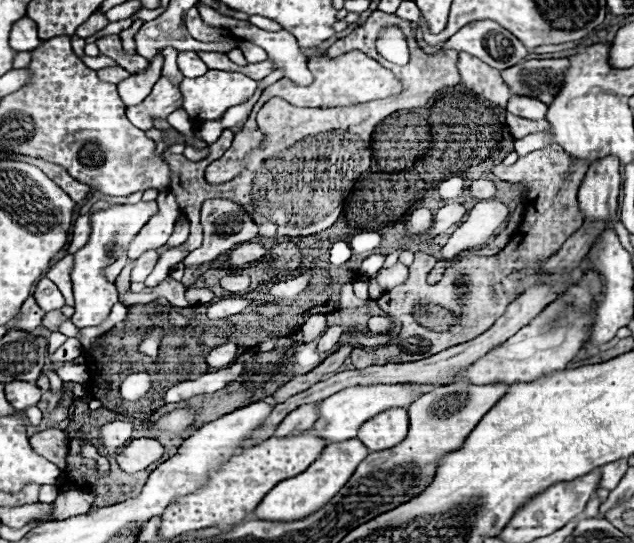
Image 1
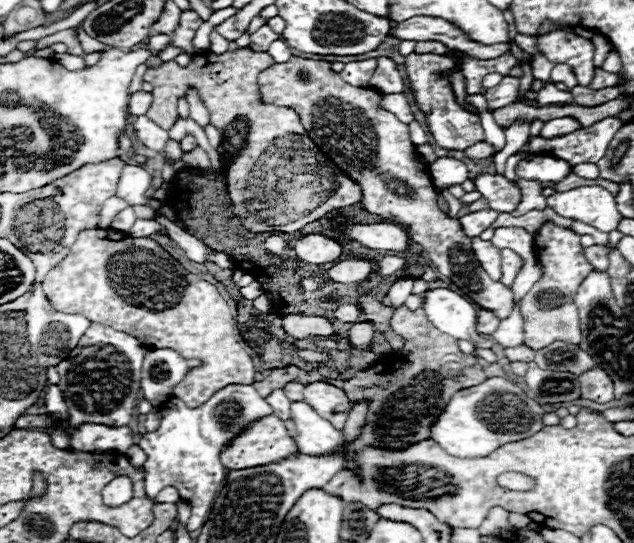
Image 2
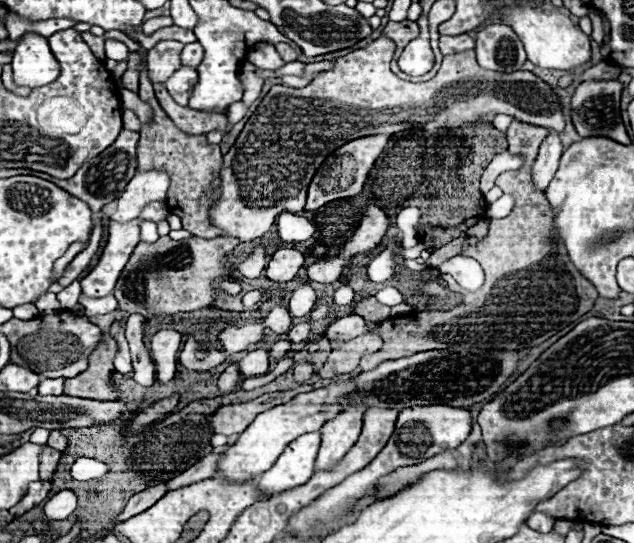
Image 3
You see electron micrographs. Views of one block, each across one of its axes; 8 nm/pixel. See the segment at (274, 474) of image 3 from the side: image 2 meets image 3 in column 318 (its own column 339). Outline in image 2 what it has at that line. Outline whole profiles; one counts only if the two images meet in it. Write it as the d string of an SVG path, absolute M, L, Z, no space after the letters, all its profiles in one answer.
M306 402L290 404L286 430L302 454L326 454L344 444L342 434L328 420L320 418Z

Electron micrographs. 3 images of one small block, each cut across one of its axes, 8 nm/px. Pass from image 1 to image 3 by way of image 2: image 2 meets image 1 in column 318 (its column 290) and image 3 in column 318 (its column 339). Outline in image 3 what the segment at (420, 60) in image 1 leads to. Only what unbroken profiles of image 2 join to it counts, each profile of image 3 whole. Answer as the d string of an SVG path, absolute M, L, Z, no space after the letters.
M374 134L374 136L366 136L366 138L356 138L344 146L340 146L338 150L334 150L318 168L318 174L314 174L310 186L308 186L308 196L306 196L306 212L318 210L320 206L338 200L338 198L350 198L362 192L362 186L368 178L370 168L374 166L376 158L382 154L384 146L388 142L386 134Z

